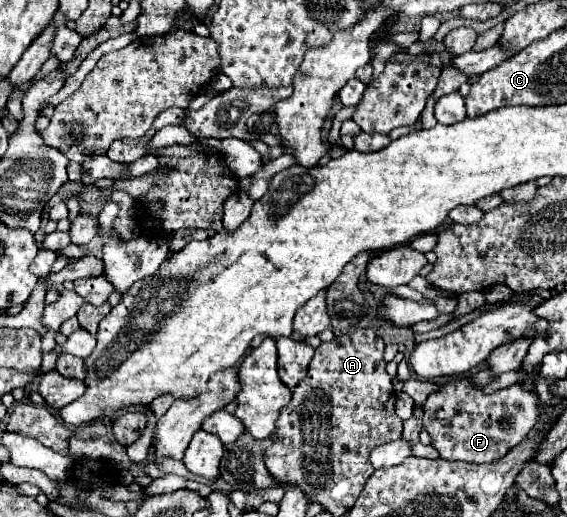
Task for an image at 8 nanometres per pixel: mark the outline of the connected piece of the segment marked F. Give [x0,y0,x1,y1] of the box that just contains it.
[423,377,541,463]

